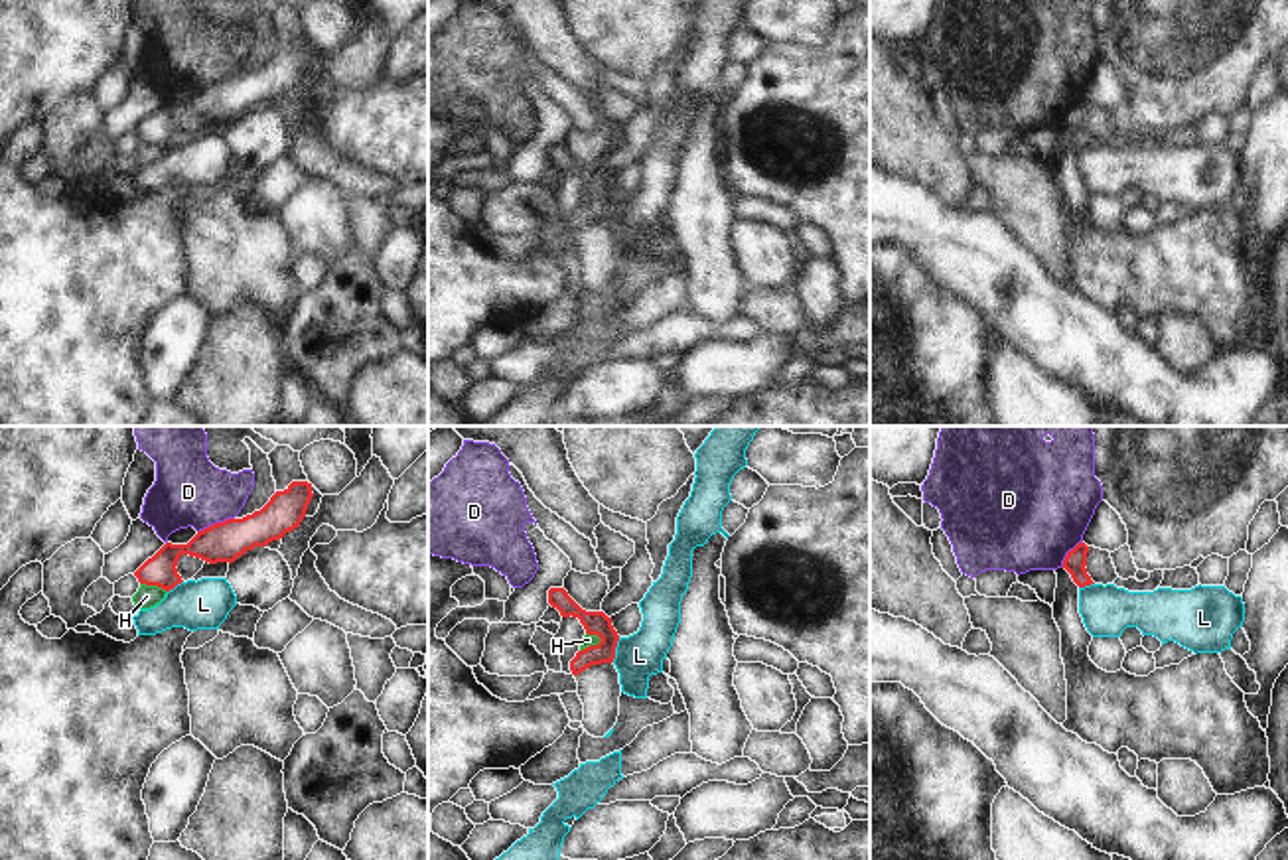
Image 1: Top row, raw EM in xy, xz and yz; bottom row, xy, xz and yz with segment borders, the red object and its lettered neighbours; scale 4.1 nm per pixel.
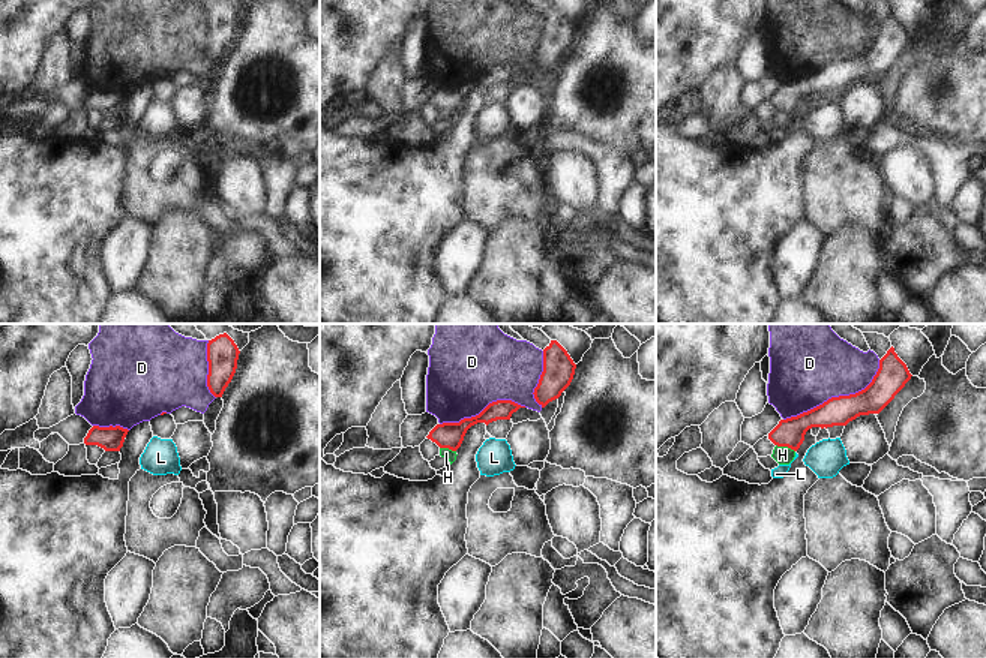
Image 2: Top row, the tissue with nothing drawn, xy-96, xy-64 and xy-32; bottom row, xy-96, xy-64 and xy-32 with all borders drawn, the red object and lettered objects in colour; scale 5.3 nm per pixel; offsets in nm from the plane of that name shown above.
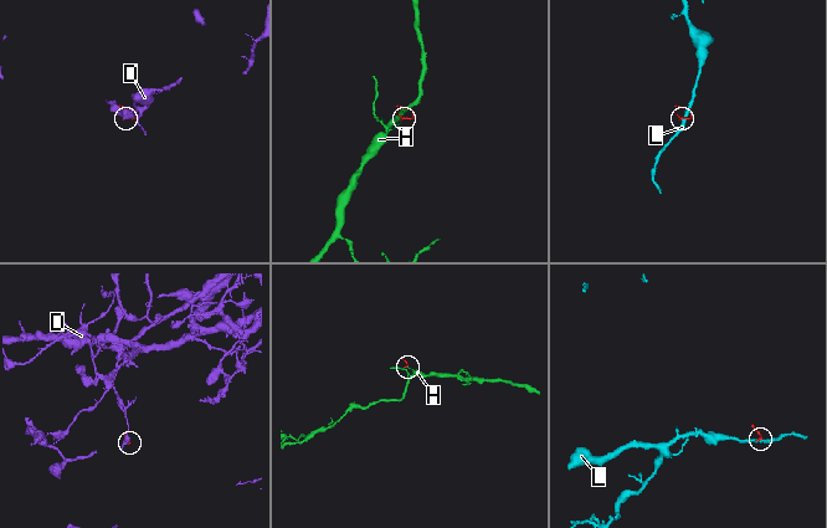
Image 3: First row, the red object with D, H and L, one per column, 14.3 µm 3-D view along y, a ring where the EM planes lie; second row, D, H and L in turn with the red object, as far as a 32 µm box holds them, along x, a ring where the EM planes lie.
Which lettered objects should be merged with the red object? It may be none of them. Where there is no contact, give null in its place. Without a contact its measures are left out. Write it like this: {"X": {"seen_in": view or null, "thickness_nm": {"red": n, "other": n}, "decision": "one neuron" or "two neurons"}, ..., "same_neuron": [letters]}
{"D": {"seen_in": "xy", "thickness_nm": {"red": 160, "other": 280}, "decision": "two neurons"}, "H": {"seen_in": "xy", "thickness_nm": {"red": 130, "other": 90}, "decision": "two neurons"}, "L": {"seen_in": "xz", "thickness_nm": {"red": 100, "other": 190}, "decision": "two neurons"}, "same_neuron": []}

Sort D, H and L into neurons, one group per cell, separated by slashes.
D / H / L

